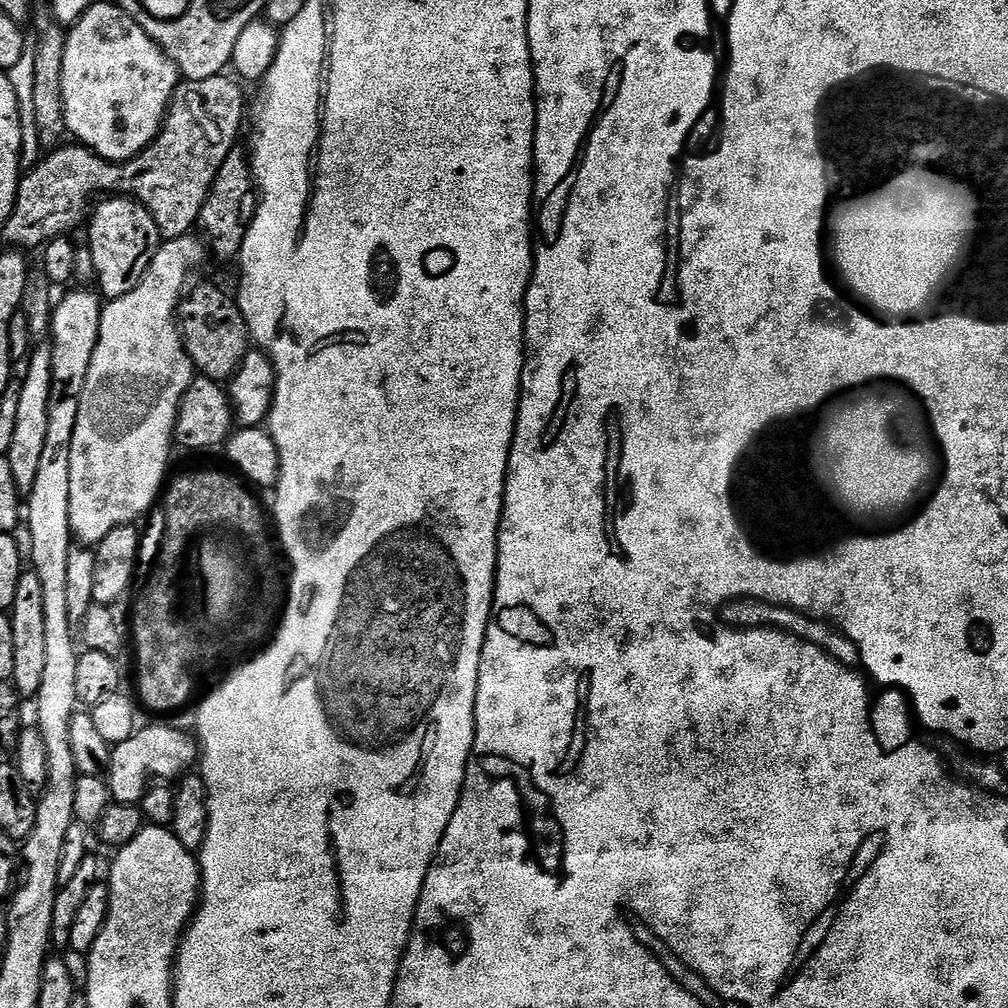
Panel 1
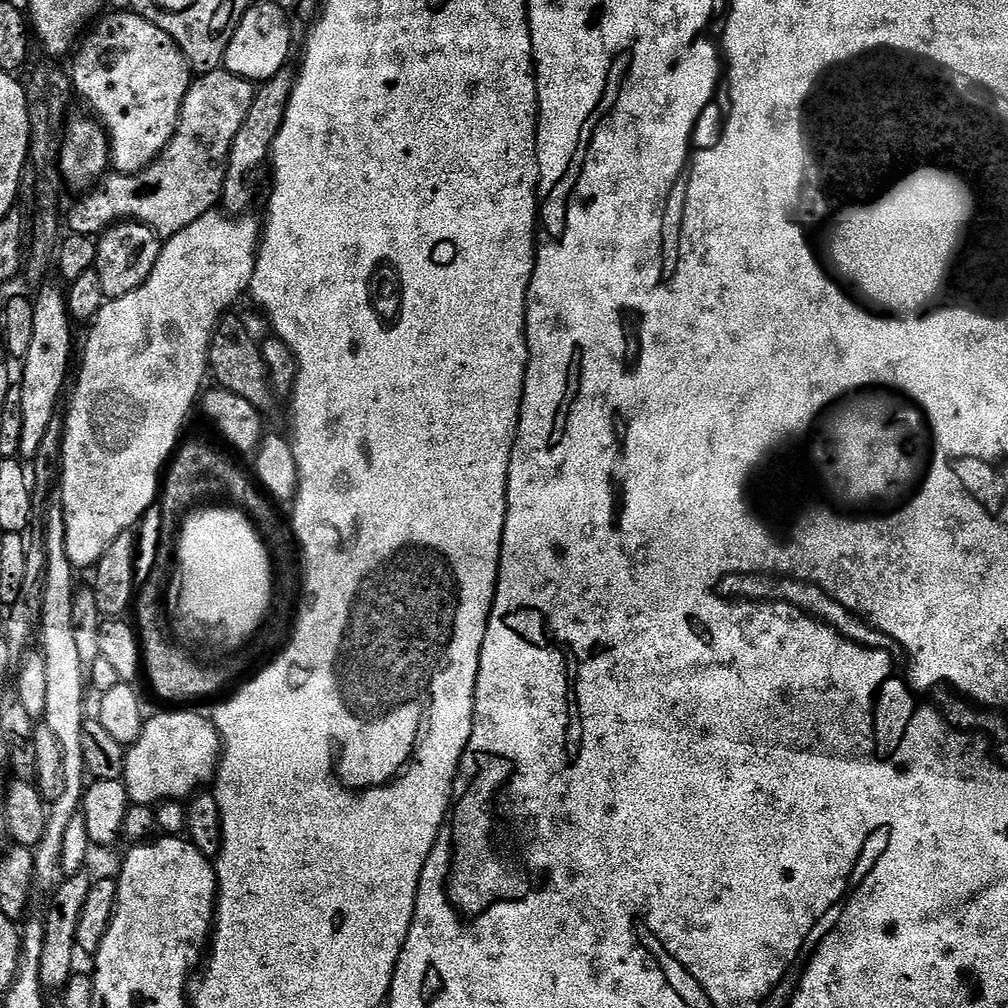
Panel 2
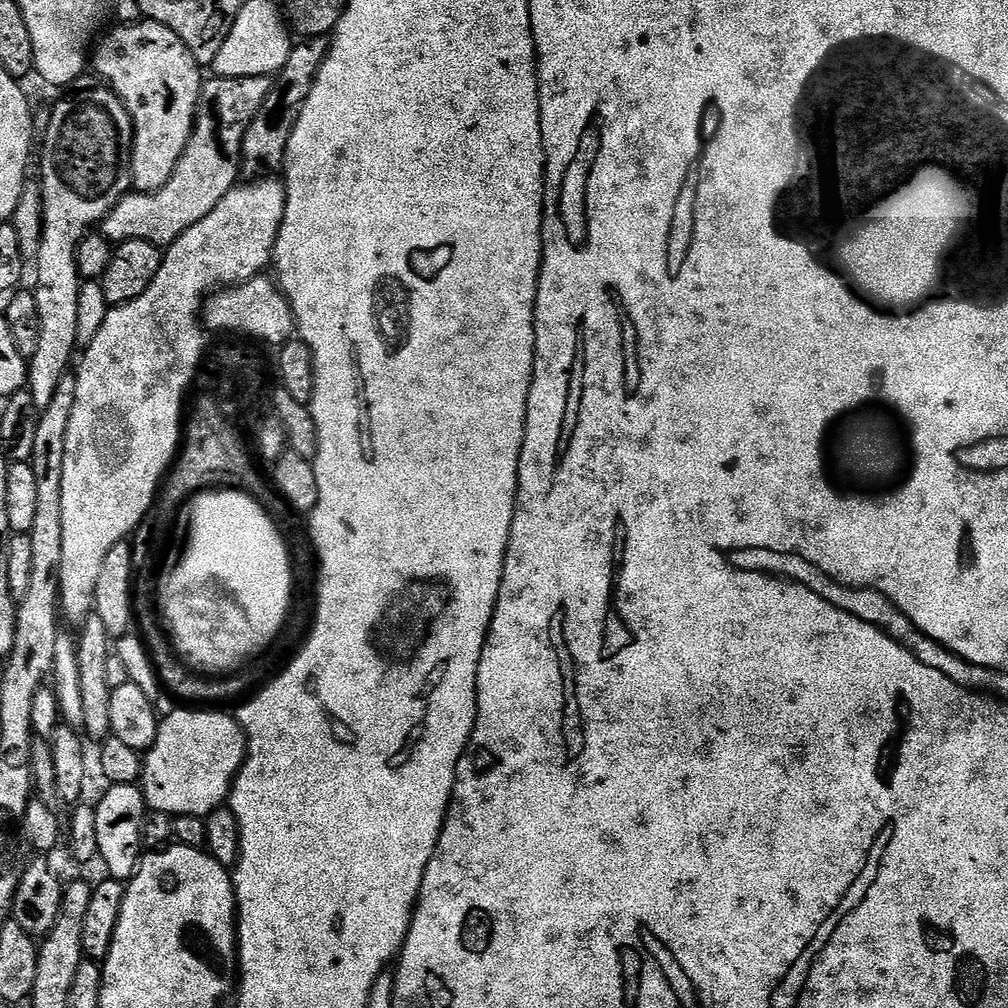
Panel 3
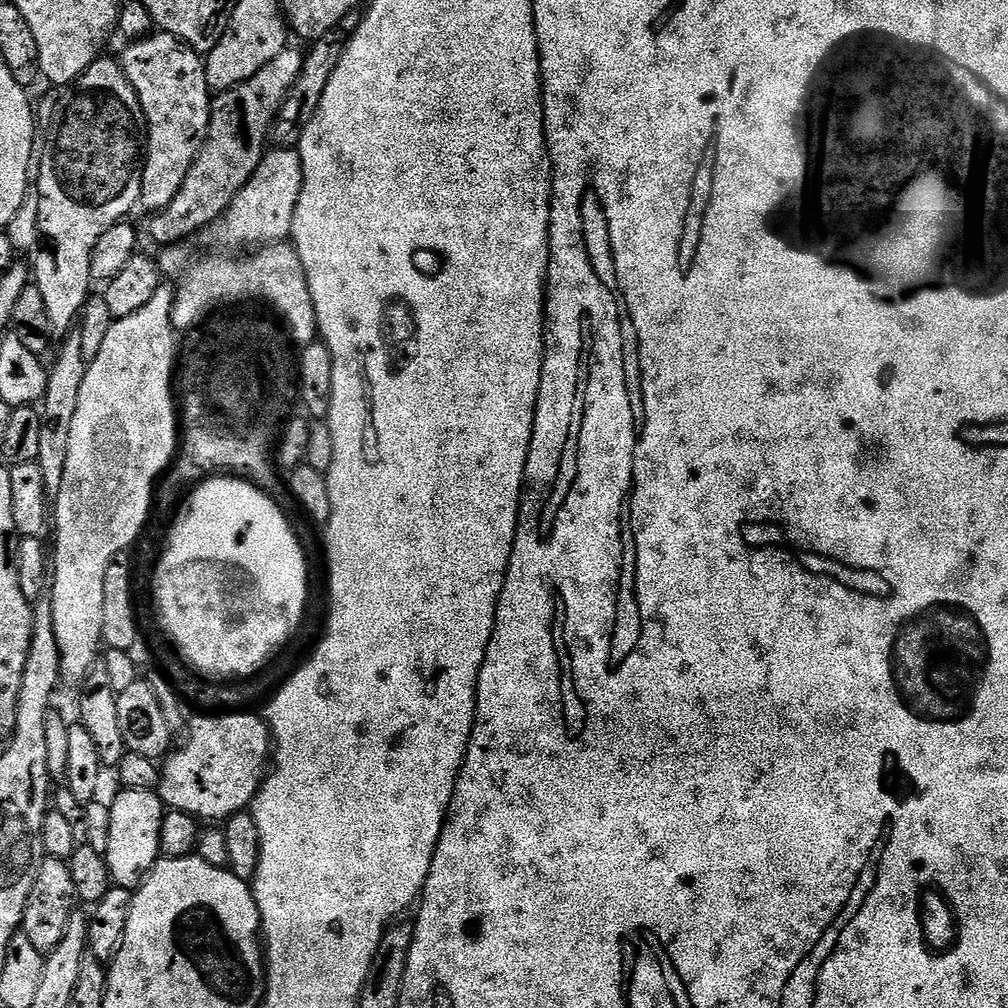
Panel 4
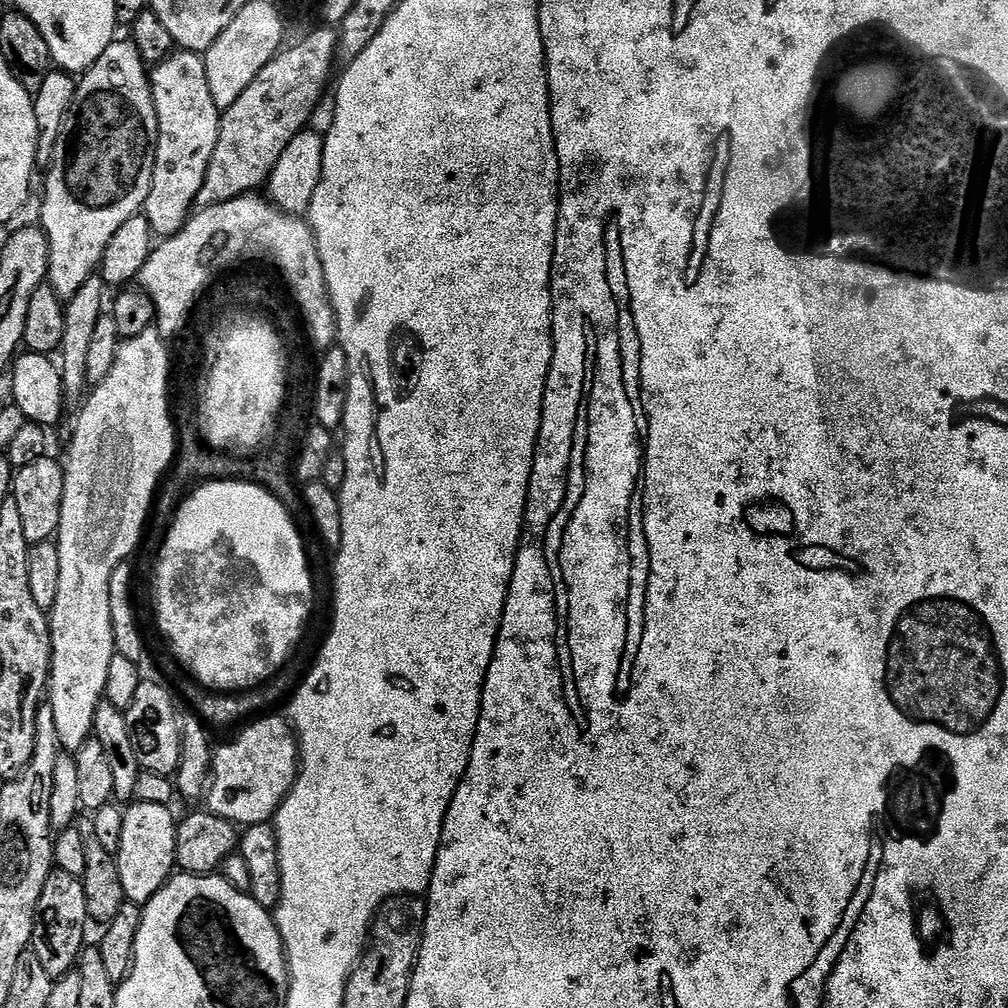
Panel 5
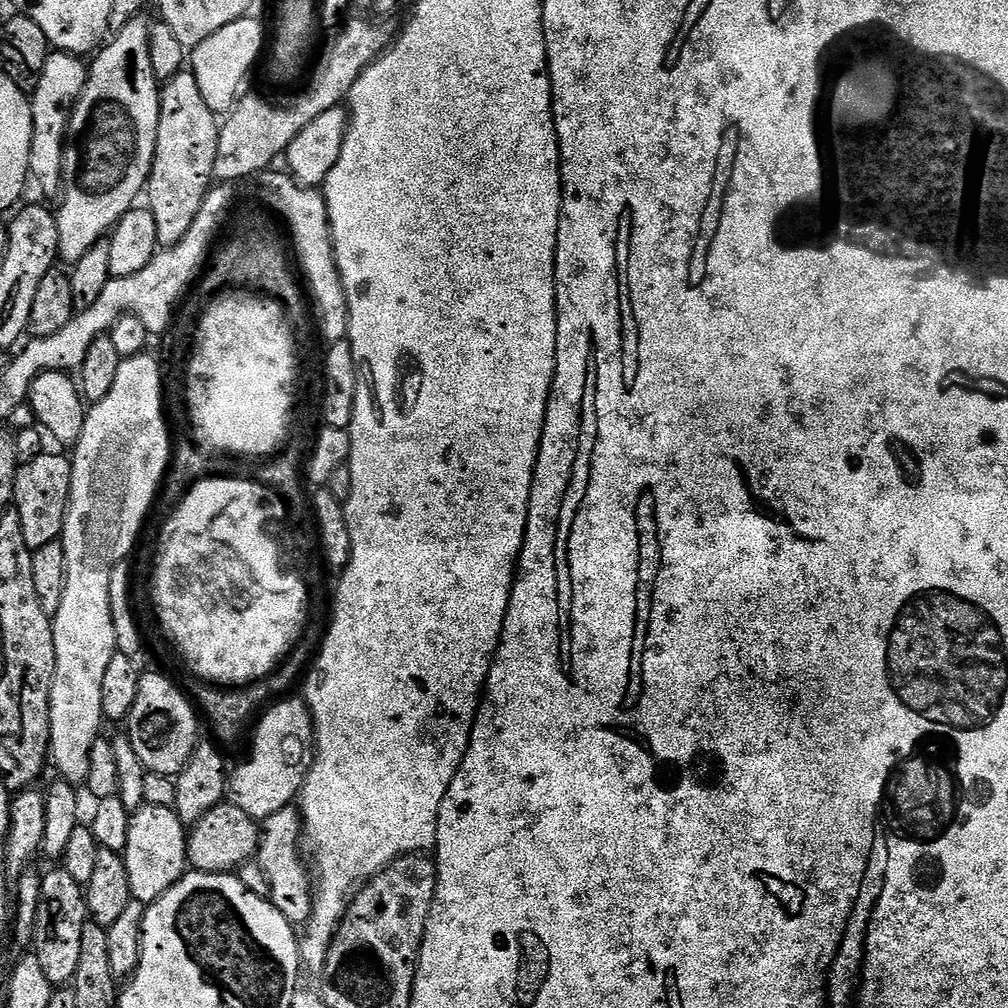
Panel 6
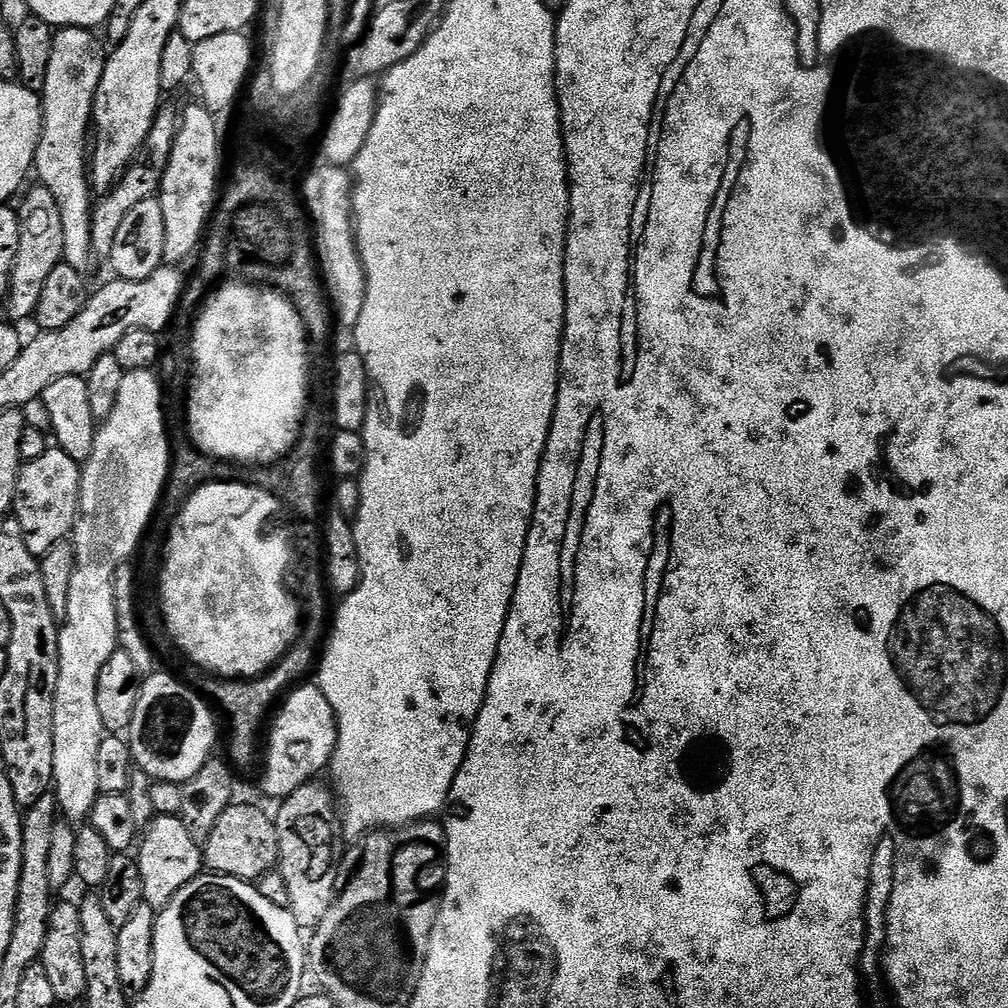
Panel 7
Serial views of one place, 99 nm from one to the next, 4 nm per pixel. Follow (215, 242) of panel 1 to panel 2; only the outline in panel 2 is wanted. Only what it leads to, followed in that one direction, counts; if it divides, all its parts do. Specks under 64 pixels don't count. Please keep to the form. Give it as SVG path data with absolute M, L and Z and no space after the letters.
M285 66L275 77L263 81L255 89L252 105L246 114L246 122L238 130L230 146L228 163L224 165L224 189L220 195L220 204L229 217L240 218L252 208L256 200L256 187L260 184L260 175L269 167L272 144L276 141L278 130L284 121L286 106L292 97L292 88L296 85L297 73Z

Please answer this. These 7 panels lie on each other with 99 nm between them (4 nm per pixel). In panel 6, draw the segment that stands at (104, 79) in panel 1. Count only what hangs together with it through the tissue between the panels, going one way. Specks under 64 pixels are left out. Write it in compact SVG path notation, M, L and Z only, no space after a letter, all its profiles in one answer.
M191 70L180 72L163 85L156 157L146 189L146 207L154 214L154 226L158 226L156 243L161 249L174 246L186 238L186 230L190 230L208 189L213 187L220 125L218 116L206 106Z

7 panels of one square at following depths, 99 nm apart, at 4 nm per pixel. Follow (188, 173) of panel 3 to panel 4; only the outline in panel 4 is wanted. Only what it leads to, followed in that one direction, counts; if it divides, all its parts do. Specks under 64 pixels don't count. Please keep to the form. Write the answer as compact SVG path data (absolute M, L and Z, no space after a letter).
M287 46L281 50L276 58L266 63L249 80L243 81L230 89L221 91L212 101L212 117L208 127L208 136L204 139L202 150L190 166L190 174L186 174L186 182L182 182L182 190L178 190L178 198L170 202L168 208L149 215L148 236L159 246L180 246L191 238L195 232L203 230L207 224L215 225L223 216L224 211L232 205L232 199L246 186L246 182L258 170L261 160L266 155L266 147L270 140L270 133L284 106L284 100L288 97L296 79L300 77L300 71L304 68L305 53L299 52L293 46Z

